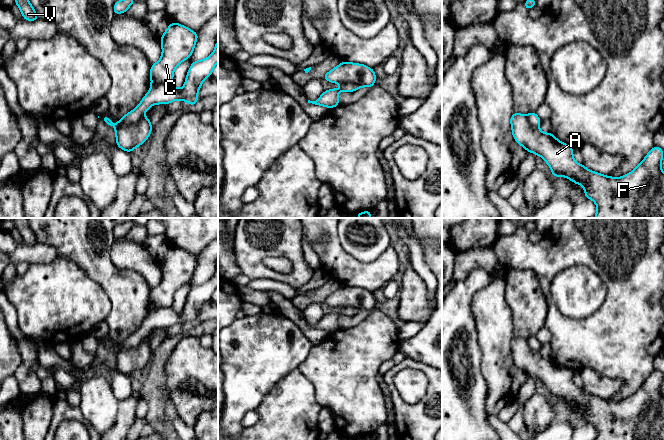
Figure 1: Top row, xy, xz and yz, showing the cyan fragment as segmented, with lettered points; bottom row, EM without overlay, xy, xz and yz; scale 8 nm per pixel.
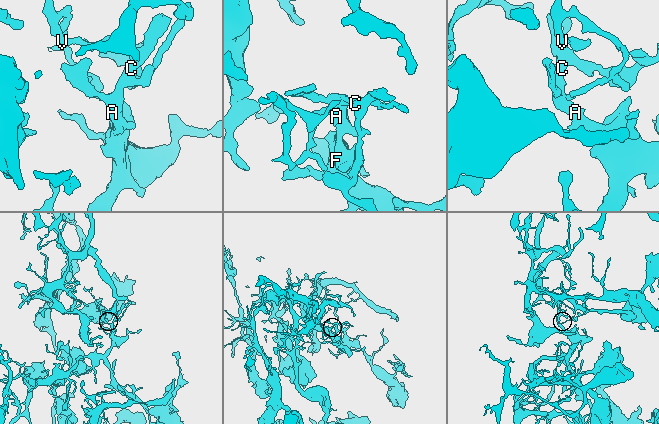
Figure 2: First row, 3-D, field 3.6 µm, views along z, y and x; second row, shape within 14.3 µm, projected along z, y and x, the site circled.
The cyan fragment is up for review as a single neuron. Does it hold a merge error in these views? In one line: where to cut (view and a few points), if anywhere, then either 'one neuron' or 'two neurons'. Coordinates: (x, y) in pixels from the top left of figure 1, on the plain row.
cut xy (142, 339), (137, 345), (132, 347), (119, 346); two neurons

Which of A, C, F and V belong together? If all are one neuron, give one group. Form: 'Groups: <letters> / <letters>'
Groups: A C F / V

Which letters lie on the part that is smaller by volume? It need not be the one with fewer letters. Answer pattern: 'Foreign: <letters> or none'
Foreign: V

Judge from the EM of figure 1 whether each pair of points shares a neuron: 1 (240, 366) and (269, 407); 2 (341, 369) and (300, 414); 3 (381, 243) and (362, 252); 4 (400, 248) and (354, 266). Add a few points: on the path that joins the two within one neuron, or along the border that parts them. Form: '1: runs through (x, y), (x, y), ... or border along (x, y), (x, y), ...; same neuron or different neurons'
1: border along (278, 381), (255, 410); different neurons
2: border along (304, 376), (313, 385), (315, 399), (322, 407); different neurons
3: runs through (376, 245), (367, 249); same neuron
4: border along (391, 244), (398, 260), (398, 271), (395, 274); different neurons

